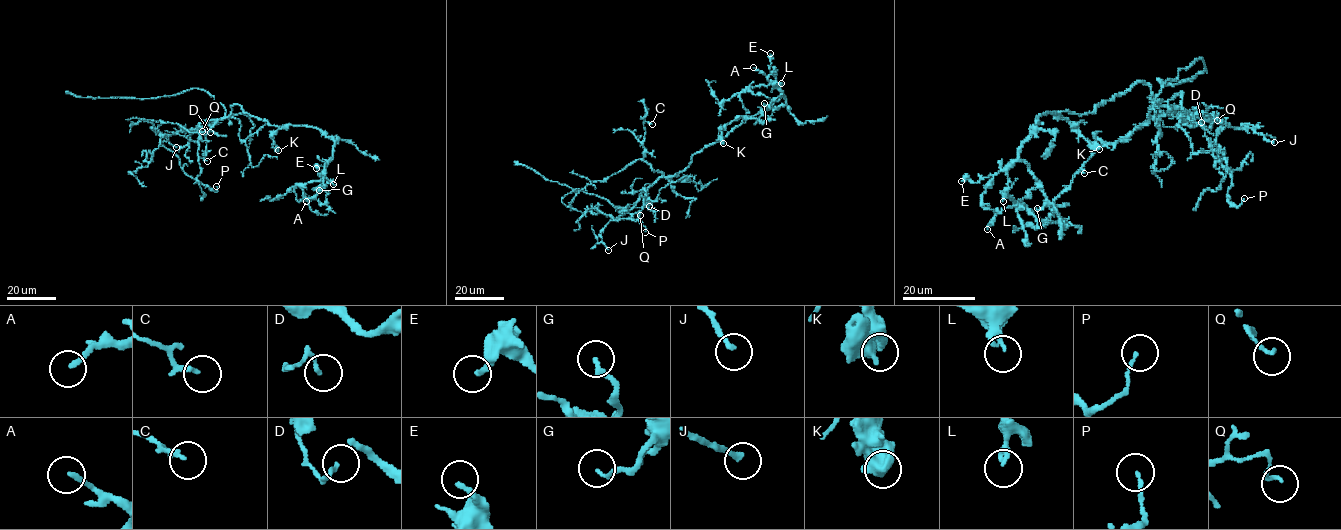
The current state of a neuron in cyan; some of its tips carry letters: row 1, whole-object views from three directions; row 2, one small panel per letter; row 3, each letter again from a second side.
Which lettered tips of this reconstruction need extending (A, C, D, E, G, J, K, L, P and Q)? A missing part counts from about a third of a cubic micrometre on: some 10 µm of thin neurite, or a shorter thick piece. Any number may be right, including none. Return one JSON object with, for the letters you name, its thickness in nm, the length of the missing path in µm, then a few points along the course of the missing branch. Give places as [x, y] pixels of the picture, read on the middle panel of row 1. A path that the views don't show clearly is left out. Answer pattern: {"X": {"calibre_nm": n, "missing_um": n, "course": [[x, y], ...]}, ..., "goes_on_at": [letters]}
{"goes_on_at": []}

